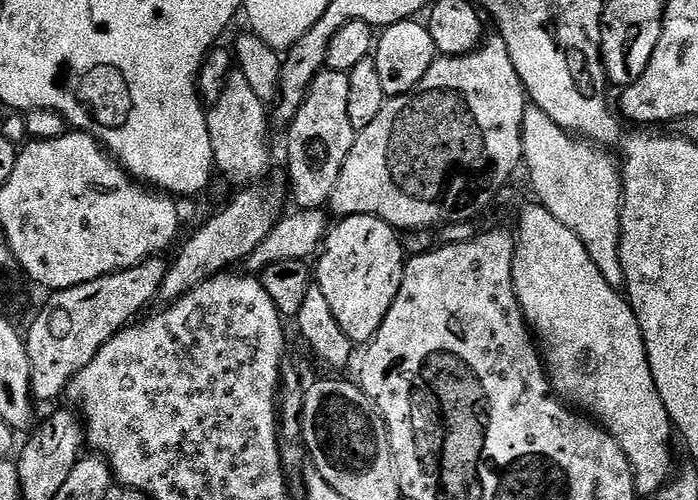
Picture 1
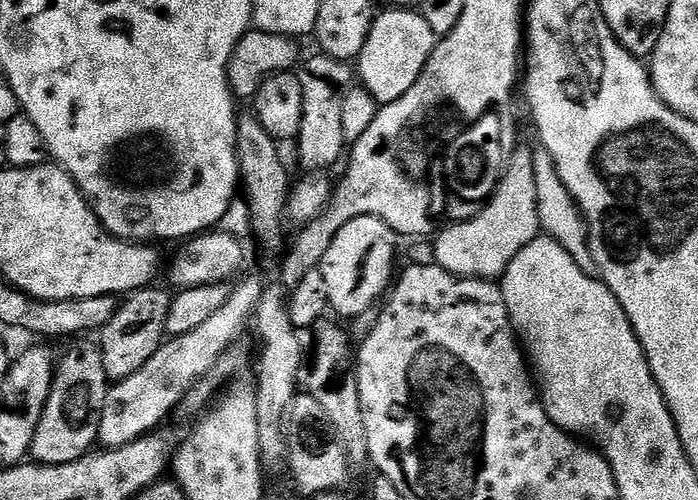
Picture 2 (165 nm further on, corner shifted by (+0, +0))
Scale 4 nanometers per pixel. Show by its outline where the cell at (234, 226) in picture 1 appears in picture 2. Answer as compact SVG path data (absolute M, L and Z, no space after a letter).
M149 286L141 288L141 290L133 291L124 301L117 307L115 314L112 315L110 322L106 324L100 331L100 349L103 354L103 369L111 381L124 380L130 374L134 374L145 365L153 357L154 353L160 348L166 338L166 322L169 312L169 306L173 297L171 293L156 288L157 286Z

